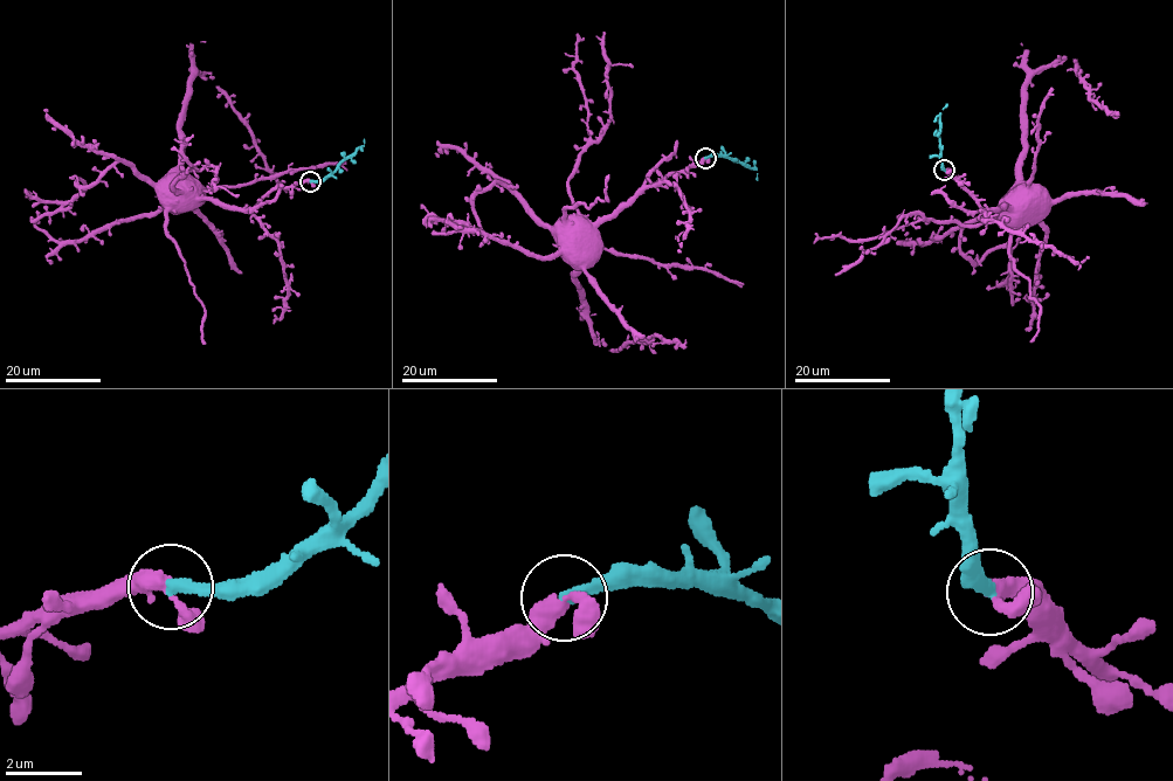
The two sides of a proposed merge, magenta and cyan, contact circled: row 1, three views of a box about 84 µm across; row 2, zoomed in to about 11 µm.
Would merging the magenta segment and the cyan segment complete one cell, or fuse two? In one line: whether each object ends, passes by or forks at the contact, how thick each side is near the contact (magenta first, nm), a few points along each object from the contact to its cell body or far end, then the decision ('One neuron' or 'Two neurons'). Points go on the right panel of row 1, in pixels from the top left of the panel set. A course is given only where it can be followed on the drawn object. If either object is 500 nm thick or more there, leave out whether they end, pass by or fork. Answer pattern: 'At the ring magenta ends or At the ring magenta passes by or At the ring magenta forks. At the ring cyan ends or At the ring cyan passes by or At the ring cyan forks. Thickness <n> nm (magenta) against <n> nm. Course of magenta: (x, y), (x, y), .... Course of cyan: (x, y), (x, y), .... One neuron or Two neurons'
At the ring magenta forks. At the ring cyan ends. Thickness 280 nm (magenta) against 320 nm. Course of magenta: (945, 170), (984, 212), (1013, 205), (1020, 180), (1026, 84), (1067, 57), (1076, 64), (1089, 99), (1118, 116). Course of cyan: (945, 170), (939, 113), (947, 103). One neuron

